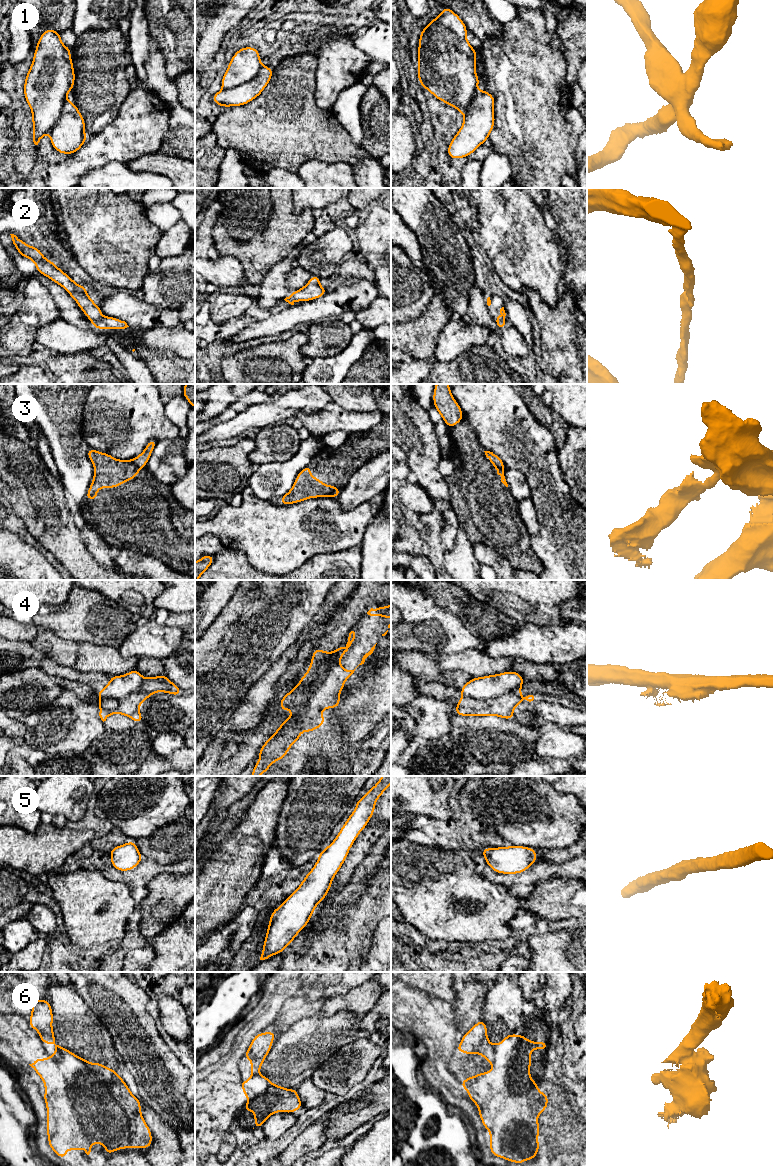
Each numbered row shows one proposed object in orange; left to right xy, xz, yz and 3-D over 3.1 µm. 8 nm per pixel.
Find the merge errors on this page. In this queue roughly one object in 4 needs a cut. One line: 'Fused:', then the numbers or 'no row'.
Fused: 1, 3, 4

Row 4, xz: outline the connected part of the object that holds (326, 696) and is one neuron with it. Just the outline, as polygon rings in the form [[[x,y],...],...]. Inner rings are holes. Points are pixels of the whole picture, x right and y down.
[[[376,644],[371,648],[371,650],[368,653],[366,653],[363,656],[362,661],[361,661],[361,663],[359,665],[364,664],[365,659],[369,655],[371,655],[373,653]],[[339,661],[335,662],[331,666],[331,668],[329,669],[329,671],[327,672],[325,677],[322,679],[321,684],[319,685],[319,687],[315,691],[313,697],[308,702],[308,705],[307,705],[306,709],[303,710],[300,713],[300,725],[301,725],[301,728],[300,728],[300,732],[299,732],[299,734],[298,734],[297,738],[296,738],[296,741],[300,740],[300,736],[299,735],[300,735],[301,732],[315,731],[321,725],[325,724],[325,718],[321,714],[322,710],[328,709],[328,708],[338,708],[340,706],[339,694],[342,692],[342,690],[344,688],[345,681],[350,678],[350,676],[354,673],[355,669],[354,670],[346,670],[346,669],[344,669],[342,667],[342,665],[340,664]]]

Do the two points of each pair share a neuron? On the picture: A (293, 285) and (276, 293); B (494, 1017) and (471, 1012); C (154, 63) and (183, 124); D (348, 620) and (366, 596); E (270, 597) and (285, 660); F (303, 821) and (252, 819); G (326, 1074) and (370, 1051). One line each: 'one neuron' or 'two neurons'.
A: two neurons
B: two neurons
C: one neuron
D: one neuron
E: two neurons
F: two neurons
G: one neuron

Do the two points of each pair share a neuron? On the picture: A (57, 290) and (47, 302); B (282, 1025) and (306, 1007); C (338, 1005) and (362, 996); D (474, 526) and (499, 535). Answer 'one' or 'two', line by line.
A: two
B: one
C: one
D: one

